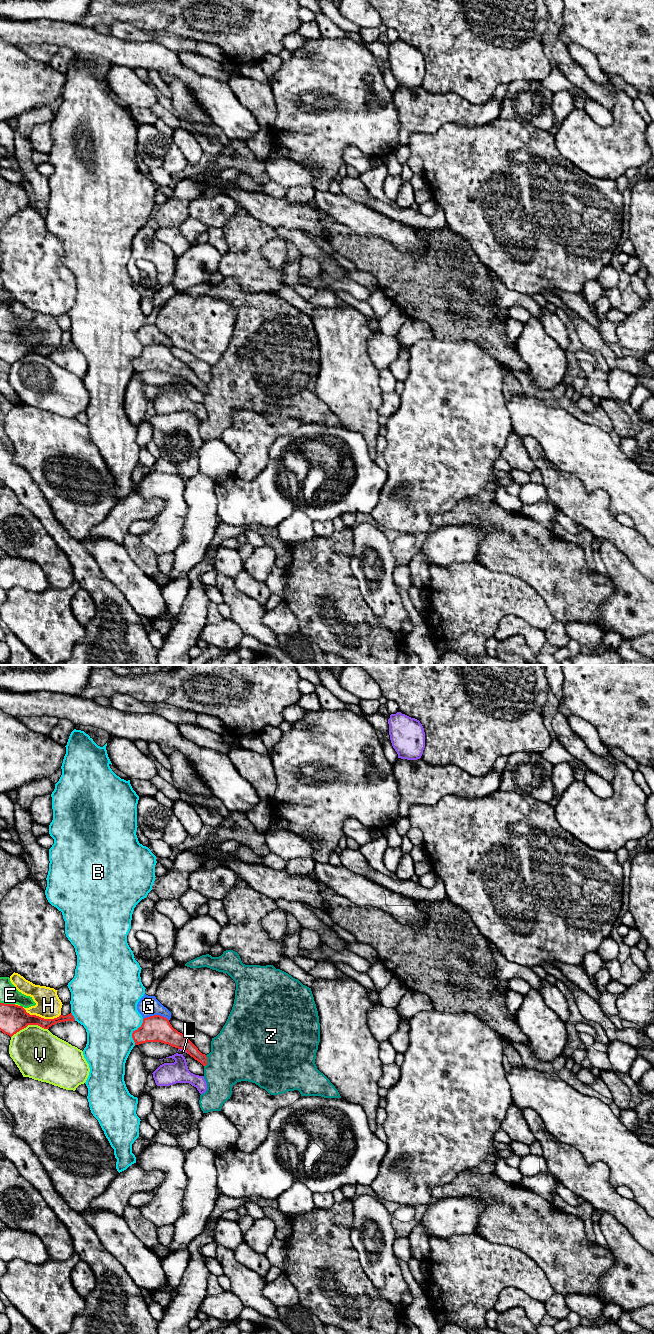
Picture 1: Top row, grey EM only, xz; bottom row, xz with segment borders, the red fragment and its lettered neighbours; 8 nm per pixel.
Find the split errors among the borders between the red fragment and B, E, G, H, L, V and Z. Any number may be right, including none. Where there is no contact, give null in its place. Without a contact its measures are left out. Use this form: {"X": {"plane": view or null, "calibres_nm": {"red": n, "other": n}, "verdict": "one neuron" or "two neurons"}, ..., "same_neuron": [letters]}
{"B": {"plane": "xz", "calibres_nm": {"red": 220, "other": 460}, "verdict": "two neurons"}, "E": {"plane": "xz", "calibres_nm": {"red": 220, "other": 150}, "verdict": "two neurons"}, "G": {"plane": "xz", "calibres_nm": {"red": 220, "other": 160}, "verdict": "two neurons"}, "H": {"plane": "xz", "calibres_nm": {"red": 220, "other": 200}, "verdict": "two neurons"}, "L": {"plane": "xz", "calibres_nm": {"red": 200, "other": 20}, "verdict": "two neurons"}, "V": {"plane": "xz", "calibres_nm": {"red": 220, "other": 380}, "verdict": "two neurons"}, "Z": {"plane": "xz", "calibres_nm": {"red": 110, "other": 420}, "verdict": "two neurons"}, "same_neuron": []}

